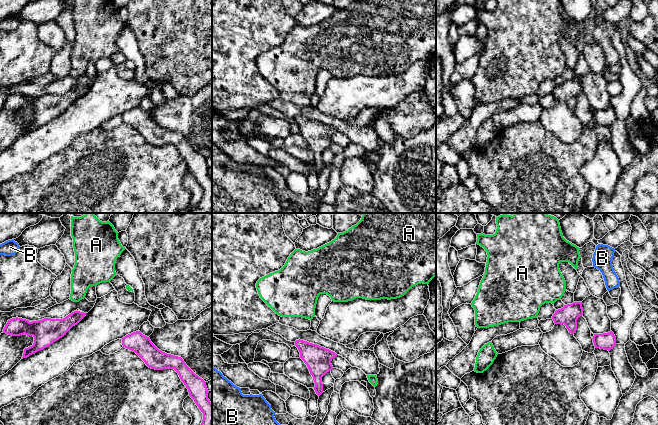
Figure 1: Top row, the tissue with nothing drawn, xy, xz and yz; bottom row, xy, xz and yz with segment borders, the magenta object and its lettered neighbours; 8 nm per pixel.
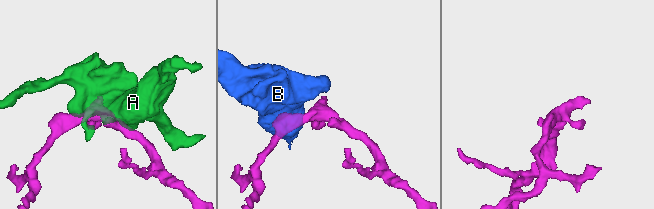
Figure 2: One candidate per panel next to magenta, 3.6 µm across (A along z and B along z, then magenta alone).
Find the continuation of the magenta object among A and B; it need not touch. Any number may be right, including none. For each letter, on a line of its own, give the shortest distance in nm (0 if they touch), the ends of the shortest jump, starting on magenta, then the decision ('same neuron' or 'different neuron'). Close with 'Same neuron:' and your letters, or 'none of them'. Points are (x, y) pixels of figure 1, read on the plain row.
A: 60 nm | yz (556, 86), (553, 79) | different neuron
B: 240 nm | yz (581, 78), (607, 65) | different neuron
Same neuron: none of them

